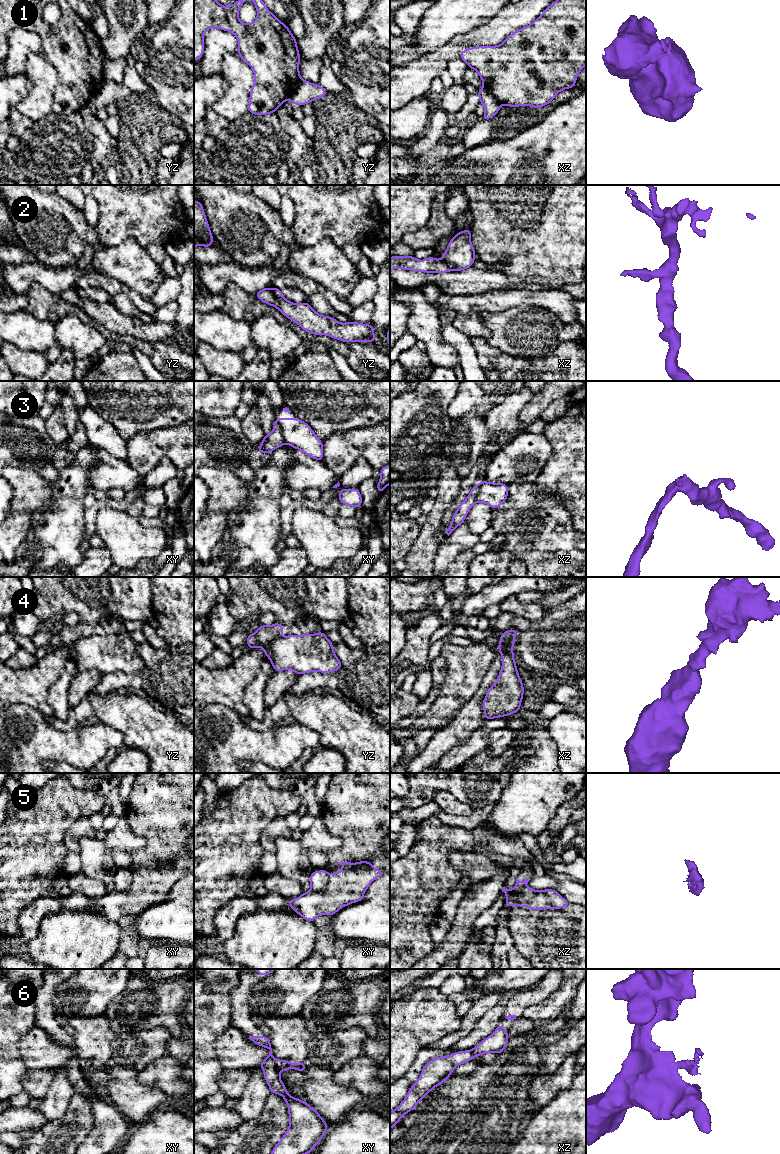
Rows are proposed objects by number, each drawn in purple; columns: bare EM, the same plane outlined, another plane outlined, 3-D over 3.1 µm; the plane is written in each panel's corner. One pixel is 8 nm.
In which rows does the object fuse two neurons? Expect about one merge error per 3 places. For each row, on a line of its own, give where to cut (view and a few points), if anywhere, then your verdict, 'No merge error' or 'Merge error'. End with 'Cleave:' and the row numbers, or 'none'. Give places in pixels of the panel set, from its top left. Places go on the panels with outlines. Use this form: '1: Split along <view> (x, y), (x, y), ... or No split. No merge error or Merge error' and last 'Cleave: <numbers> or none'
1: Split along xz (483, 86), (501, 104). Merge error
2: Split along yz (271, 288), (275, 295), (282, 297). Merge error
3: Split along xy (275, 421), (280, 426), (284, 442). Merge error
4: Split along yz (280, 636), (262, 647). Merge error
5: Split along xy (331, 875), (325, 888), (311, 890). Merge error
6: Split along xy (274, 1059), (276, 1069), (279, 1072). Merge error
Cleave: 1, 2, 3, 4, 5, 6

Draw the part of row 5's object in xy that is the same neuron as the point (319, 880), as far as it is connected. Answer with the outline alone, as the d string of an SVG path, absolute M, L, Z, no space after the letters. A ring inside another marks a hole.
M324 869L320 871L312 871L309 879L309 883L311 884L311 890L313 891L322 891L327 888L327 885L330 880L329 872Z

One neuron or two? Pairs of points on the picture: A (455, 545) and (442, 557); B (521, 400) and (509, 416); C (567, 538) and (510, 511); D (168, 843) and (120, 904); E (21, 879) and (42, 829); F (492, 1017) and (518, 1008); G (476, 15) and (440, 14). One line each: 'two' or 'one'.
A: one
B: one
C: one
D: one
E: one
F: two
G: one

